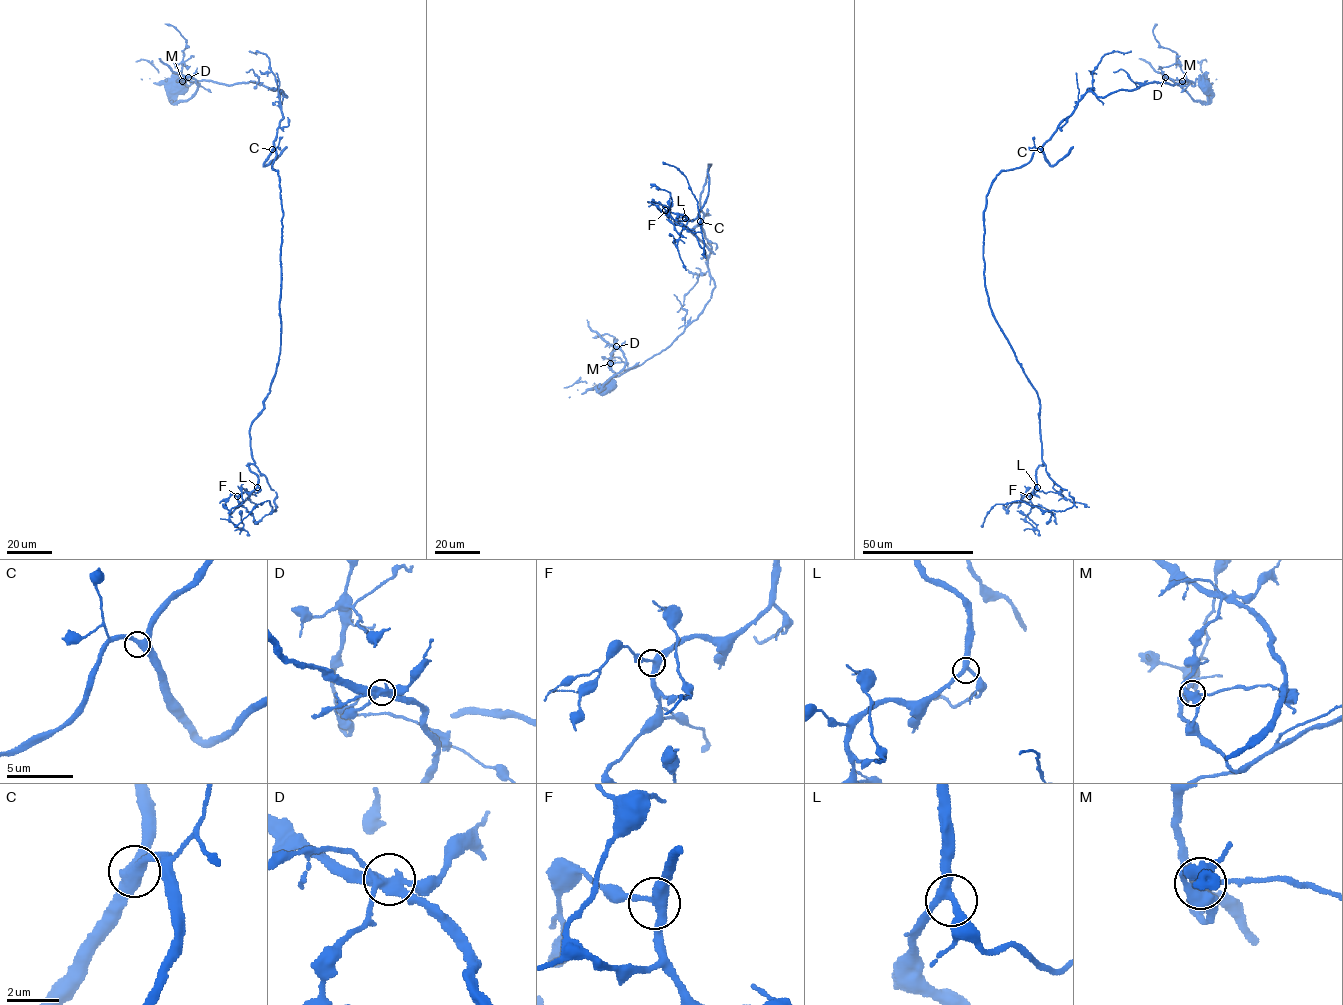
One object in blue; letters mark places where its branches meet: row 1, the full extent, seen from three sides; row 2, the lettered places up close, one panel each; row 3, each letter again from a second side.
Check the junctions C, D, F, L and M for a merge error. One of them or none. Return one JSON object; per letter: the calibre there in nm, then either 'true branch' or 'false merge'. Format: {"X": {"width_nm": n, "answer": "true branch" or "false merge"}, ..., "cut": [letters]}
{"C": {"width_nm": 360, "answer": "true branch"}, "D": {"width_nm": 380, "answer": "false merge"}, "F": {"width_nm": 360, "answer": "true branch"}, "L": {"width_nm": 320, "answer": "true branch"}, "M": {"width_nm": 360, "answer": "true branch"}, "cut": ["D"]}

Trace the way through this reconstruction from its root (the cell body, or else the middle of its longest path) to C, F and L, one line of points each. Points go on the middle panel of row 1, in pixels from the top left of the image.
C: (610, 385), (602, 388), (626, 364), (612, 363), (618, 376), (659, 354), (711, 298), (710, 246), (700, 221)
F: (610, 385), (715, 286), (711, 165), (696, 218), (665, 210)
L: (610, 385), (626, 364), (612, 363), (618, 376), (659, 354), (711, 298), (711, 165), (685, 218)

